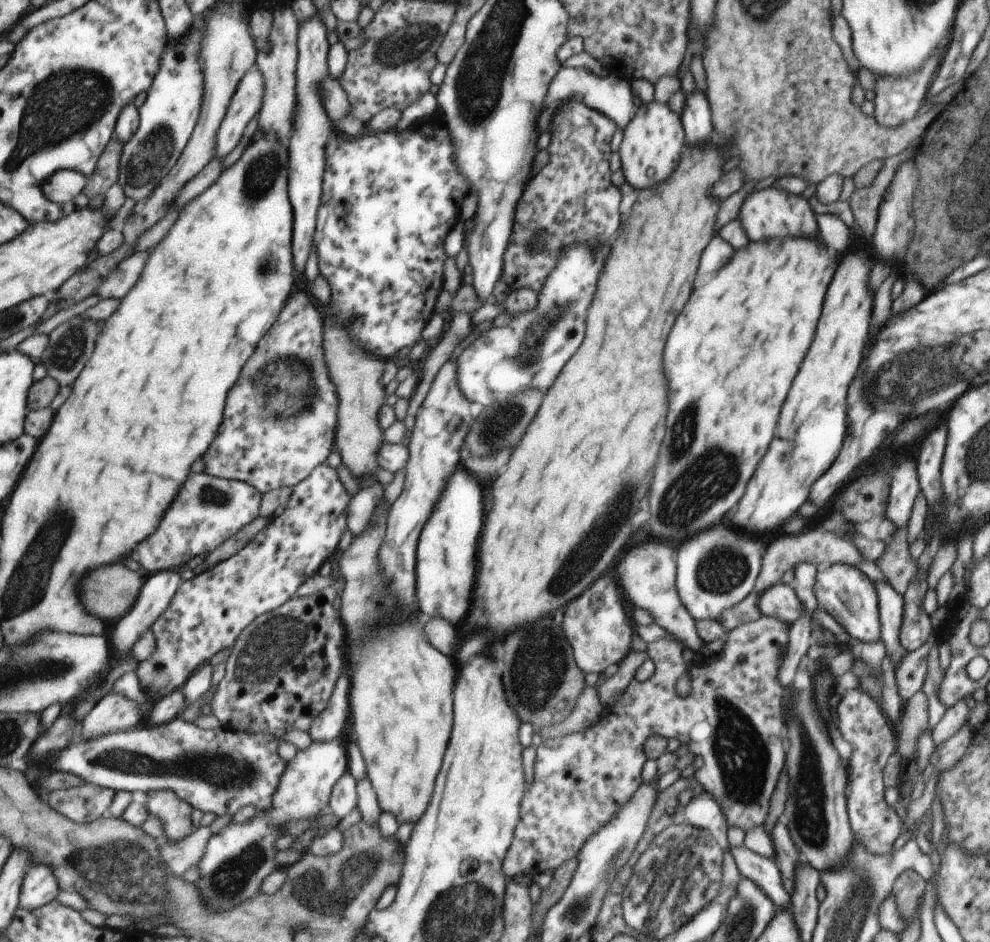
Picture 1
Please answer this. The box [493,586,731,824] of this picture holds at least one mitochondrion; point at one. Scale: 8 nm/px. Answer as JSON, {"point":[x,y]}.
{"point":[537,669]}

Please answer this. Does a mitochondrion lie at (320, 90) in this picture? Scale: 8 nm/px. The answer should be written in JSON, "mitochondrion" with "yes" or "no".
{"mitochondrion":"no"}

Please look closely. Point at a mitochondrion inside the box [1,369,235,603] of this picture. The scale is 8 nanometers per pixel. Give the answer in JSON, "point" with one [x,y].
{"point":[210,495]}

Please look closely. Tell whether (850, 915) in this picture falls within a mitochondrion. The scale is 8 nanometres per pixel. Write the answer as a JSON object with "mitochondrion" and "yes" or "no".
{"mitochondrion":"yes"}

